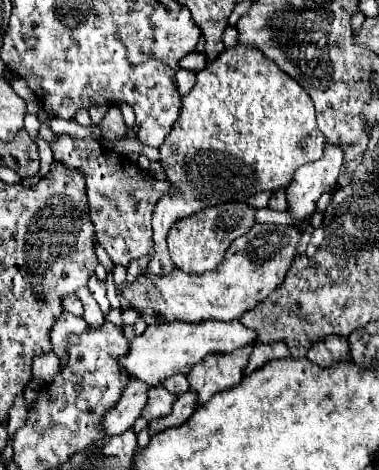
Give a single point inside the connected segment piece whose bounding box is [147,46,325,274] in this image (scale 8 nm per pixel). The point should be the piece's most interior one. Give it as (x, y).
(245, 127)

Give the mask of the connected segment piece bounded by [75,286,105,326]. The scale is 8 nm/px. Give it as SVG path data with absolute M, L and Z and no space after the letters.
M85 286L85 288L77 290L75 294L77 294L77 298L81 300L81 304L83 304L83 308L85 308L83 318L87 320L87 326L99 326L99 324L103 324L103 322L105 322L105 316L103 316L103 312L101 312L99 304L95 302L95 298L91 296L89 288Z

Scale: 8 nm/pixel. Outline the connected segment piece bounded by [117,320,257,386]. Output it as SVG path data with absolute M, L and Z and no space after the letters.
M239 320L237 322L205 322L205 326L185 326L185 322L165 322L165 324L153 324L147 326L147 330L141 336L135 336L131 340L131 348L125 356L119 356L119 368L123 368L127 372L129 378L137 378L141 382L145 382L147 386L159 386L163 380L175 376L175 374L189 374L189 370L201 362L209 352L231 352L237 350L241 346L249 346L257 340L257 334L253 334L253 330L249 330L247 326L243 326Z

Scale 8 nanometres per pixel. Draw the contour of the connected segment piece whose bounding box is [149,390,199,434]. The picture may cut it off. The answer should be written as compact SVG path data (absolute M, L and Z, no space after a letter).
M189 390L185 394L181 394L175 404L173 404L173 410L171 414L167 414L165 418L155 418L149 422L149 432L151 434L157 434L165 428L171 428L171 426L181 426L183 422L189 420L189 416L197 410L199 406L199 400L197 400L197 392Z

